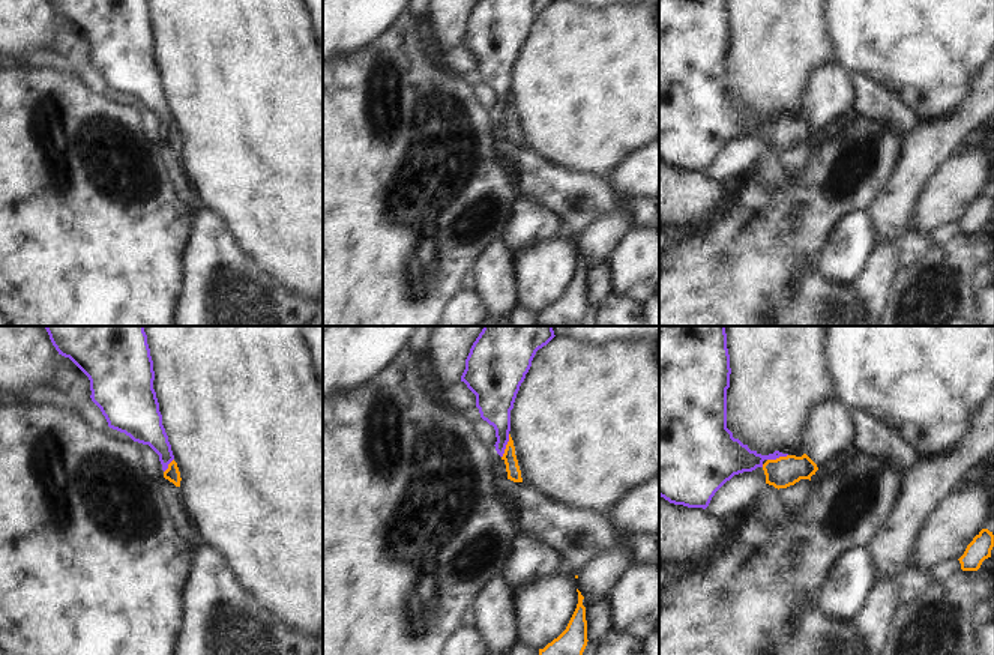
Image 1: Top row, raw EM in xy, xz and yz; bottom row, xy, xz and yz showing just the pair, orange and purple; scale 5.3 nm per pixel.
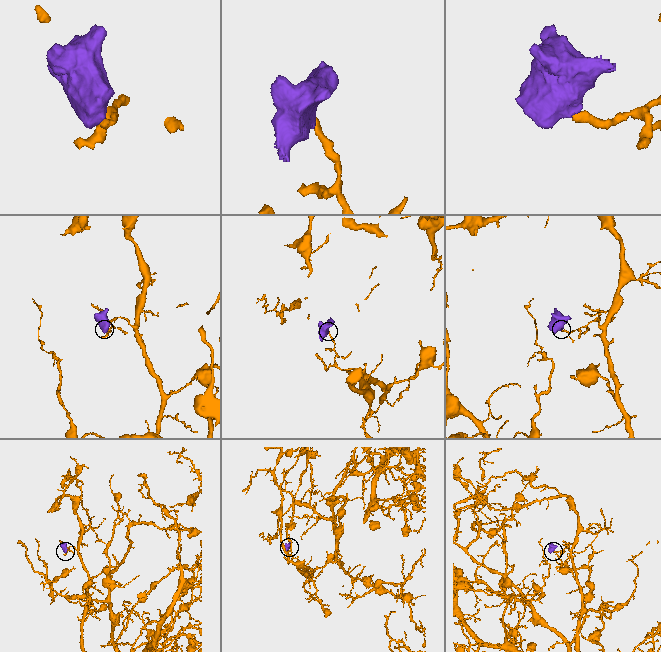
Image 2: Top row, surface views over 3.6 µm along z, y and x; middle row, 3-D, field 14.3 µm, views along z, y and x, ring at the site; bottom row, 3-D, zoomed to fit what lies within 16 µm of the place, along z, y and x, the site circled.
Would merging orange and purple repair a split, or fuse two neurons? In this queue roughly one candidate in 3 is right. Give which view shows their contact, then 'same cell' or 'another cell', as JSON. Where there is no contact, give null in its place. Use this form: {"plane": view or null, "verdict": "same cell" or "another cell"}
{"plane": "xz", "verdict": "another cell"}

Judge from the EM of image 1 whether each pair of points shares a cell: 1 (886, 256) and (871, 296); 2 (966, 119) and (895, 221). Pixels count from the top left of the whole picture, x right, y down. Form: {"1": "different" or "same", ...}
{"1": "same", "2": "same"}

